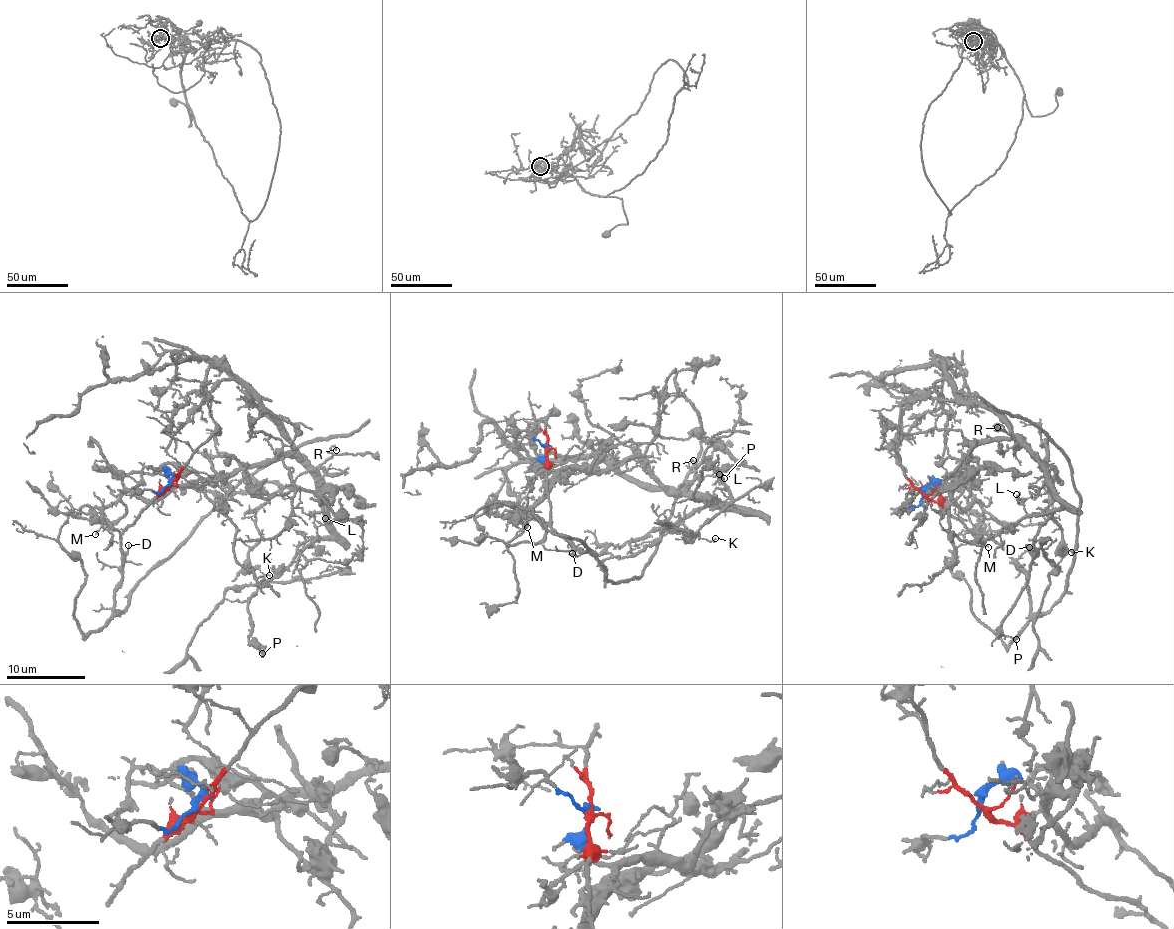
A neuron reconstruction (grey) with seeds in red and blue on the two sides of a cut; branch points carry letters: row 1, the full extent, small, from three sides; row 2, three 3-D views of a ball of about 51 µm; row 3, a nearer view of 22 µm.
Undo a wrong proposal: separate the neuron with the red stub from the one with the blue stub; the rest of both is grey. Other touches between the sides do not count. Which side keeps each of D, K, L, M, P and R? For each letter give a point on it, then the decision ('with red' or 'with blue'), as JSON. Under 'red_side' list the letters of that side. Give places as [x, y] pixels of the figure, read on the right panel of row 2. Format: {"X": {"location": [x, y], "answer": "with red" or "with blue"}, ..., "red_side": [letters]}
{"D": {"location": [1029, 547], "answer": "with red"}, "K": {"location": [1071, 552], "answer": "with blue"}, "L": {"location": [1016, 494], "answer": "with blue"}, "M": {"location": [988, 547], "answer": "with blue"}, "P": {"location": [1016, 639], "answer": "with blue"}, "R": {"location": [997, 427], "answer": "with blue"}, "red_side": ["D"]}

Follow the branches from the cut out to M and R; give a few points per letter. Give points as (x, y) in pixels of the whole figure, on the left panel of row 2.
M: (169, 483), (172, 474), (166, 476), (170, 489), (151, 500), (126, 493), (102, 508), (102, 524), (96, 535)
R: (169, 483), (172, 474), (178, 485), (205, 486), (294, 456), (317, 467), (331, 447), (337, 450)

